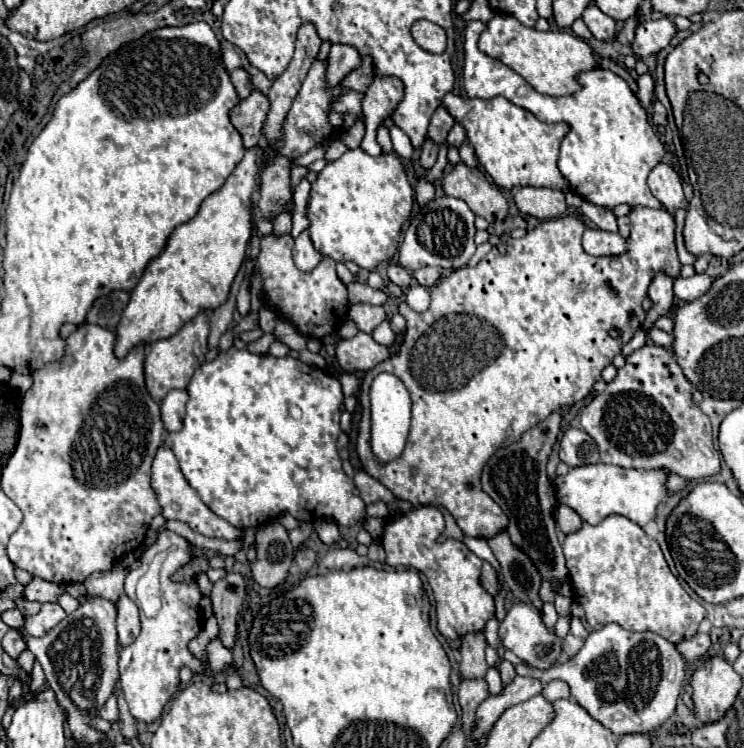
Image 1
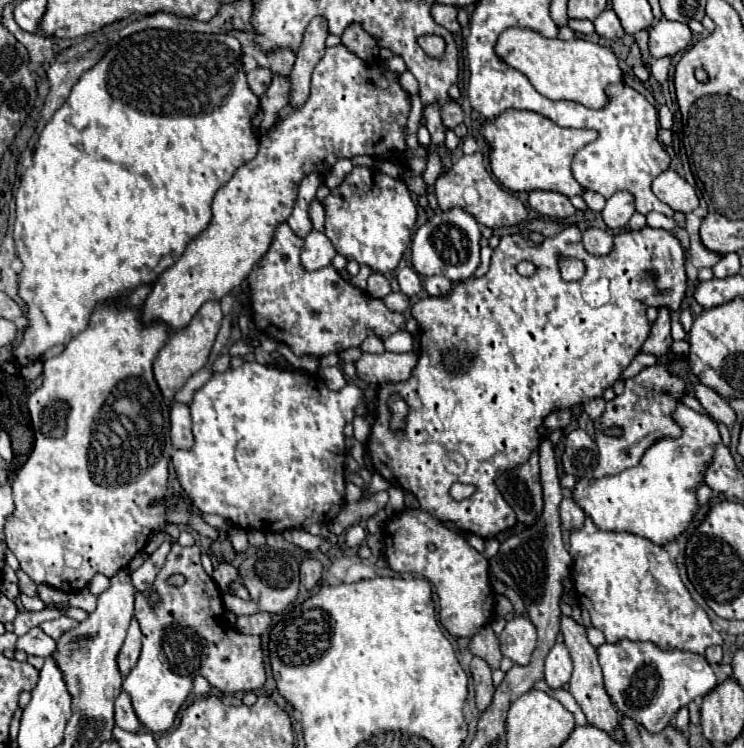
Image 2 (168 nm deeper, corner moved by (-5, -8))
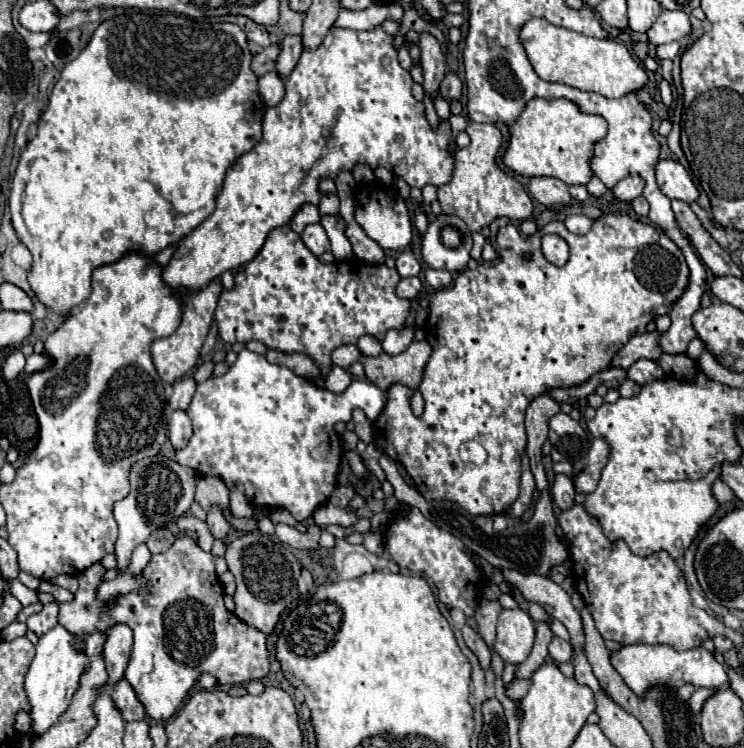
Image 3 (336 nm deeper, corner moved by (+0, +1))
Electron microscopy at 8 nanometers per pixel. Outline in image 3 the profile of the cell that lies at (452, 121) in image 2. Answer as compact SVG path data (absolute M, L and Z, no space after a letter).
M448 71L446 77L442 79L440 83L440 95L446 99L446 101L452 101L452 99L460 99L462 97L462 81L456 73Z

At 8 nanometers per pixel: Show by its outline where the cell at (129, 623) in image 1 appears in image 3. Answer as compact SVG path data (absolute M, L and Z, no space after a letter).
M122 623L110 627L106 631L106 641L102 647L102 659L108 671L108 681L104 685L106 689L114 687L124 677L124 669L130 661L130 651L132 651L132 629Z

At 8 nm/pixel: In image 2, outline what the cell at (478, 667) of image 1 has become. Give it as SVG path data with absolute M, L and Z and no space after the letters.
M483 626L473 638L471 638L471 644L469 644L469 652L473 656L479 656L483 658L491 670L497 670L499 668L499 662L501 662L501 650L499 650L499 642L491 630L491 626Z

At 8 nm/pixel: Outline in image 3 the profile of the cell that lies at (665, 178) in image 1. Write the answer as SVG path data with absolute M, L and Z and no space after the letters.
M672 159L658 161L656 179L658 179L662 193L670 199L680 199L686 203L692 203L698 199L698 189L692 177L678 161L672 161Z

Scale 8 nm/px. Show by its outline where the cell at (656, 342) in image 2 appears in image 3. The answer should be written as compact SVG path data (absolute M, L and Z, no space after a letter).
M642 333L632 337L610 361L610 367L620 367L620 369L628 369L632 363L636 363L638 359L652 359L658 361L662 355L662 349L658 345L658 337L660 333Z

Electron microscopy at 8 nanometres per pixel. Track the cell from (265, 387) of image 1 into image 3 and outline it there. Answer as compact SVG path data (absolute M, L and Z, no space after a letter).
M248 349L238 353L236 363L222 377L210 377L196 385L196 393L188 407L188 417L194 427L188 447L176 451L176 461L192 467L200 475L214 475L224 479L228 487L242 483L246 497L254 507L284 507L296 521L304 521L314 513L316 507L328 501L336 489L336 477L340 467L340 437L334 431L336 421L350 421L352 409L360 407L370 421L374 421L386 403L386 393L370 381L354 379L352 385L342 393L330 393L318 389L306 379L294 375L290 369L272 365L264 355Z

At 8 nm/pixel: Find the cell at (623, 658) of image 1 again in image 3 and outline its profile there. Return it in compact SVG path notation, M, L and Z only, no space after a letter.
M626 645L620 651L612 653L612 665L622 675L624 683L636 693L644 695L648 687L656 685L672 685L674 689L682 687L684 683L692 683L696 687L728 687L728 673L716 657L706 651L704 647L676 651L670 645Z

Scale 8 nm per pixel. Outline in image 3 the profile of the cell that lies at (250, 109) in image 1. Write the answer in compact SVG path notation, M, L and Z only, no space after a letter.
M286 35L280 43L282 51L280 51L280 57L276 61L276 71L282 75L282 77L288 77L296 65L296 61L300 59L300 53L304 49L302 45L302 35Z

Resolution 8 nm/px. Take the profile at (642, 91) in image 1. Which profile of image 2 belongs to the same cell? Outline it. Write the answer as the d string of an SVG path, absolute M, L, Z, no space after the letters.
M659 58L653 62L653 66L649 68L651 76L657 80L657 82L665 82L667 80L667 72L669 72L669 60L667 58Z

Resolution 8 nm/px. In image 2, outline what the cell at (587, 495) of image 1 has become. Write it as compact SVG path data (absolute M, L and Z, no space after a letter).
M685 404L677 406L673 418L683 428L681 438L667 438L653 444L635 468L627 468L615 476L581 478L571 490L571 498L599 530L631 532L661 546L675 540L689 526L697 510L695 490L703 482L705 466L713 460L713 446L721 442L721 436L709 416Z

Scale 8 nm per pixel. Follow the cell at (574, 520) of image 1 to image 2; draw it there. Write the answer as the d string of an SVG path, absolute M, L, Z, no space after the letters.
M565 496L561 502L561 526L571 532L571 530L581 530L583 522L585 522L585 512L569 496Z

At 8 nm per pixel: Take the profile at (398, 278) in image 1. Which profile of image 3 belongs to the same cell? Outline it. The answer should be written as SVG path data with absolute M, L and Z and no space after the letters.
M406 249L406 251L402 251L402 253L398 255L398 259L396 259L396 269L398 269L400 277L414 277L414 275L420 273L420 263L418 263L416 255L414 255L410 249Z

